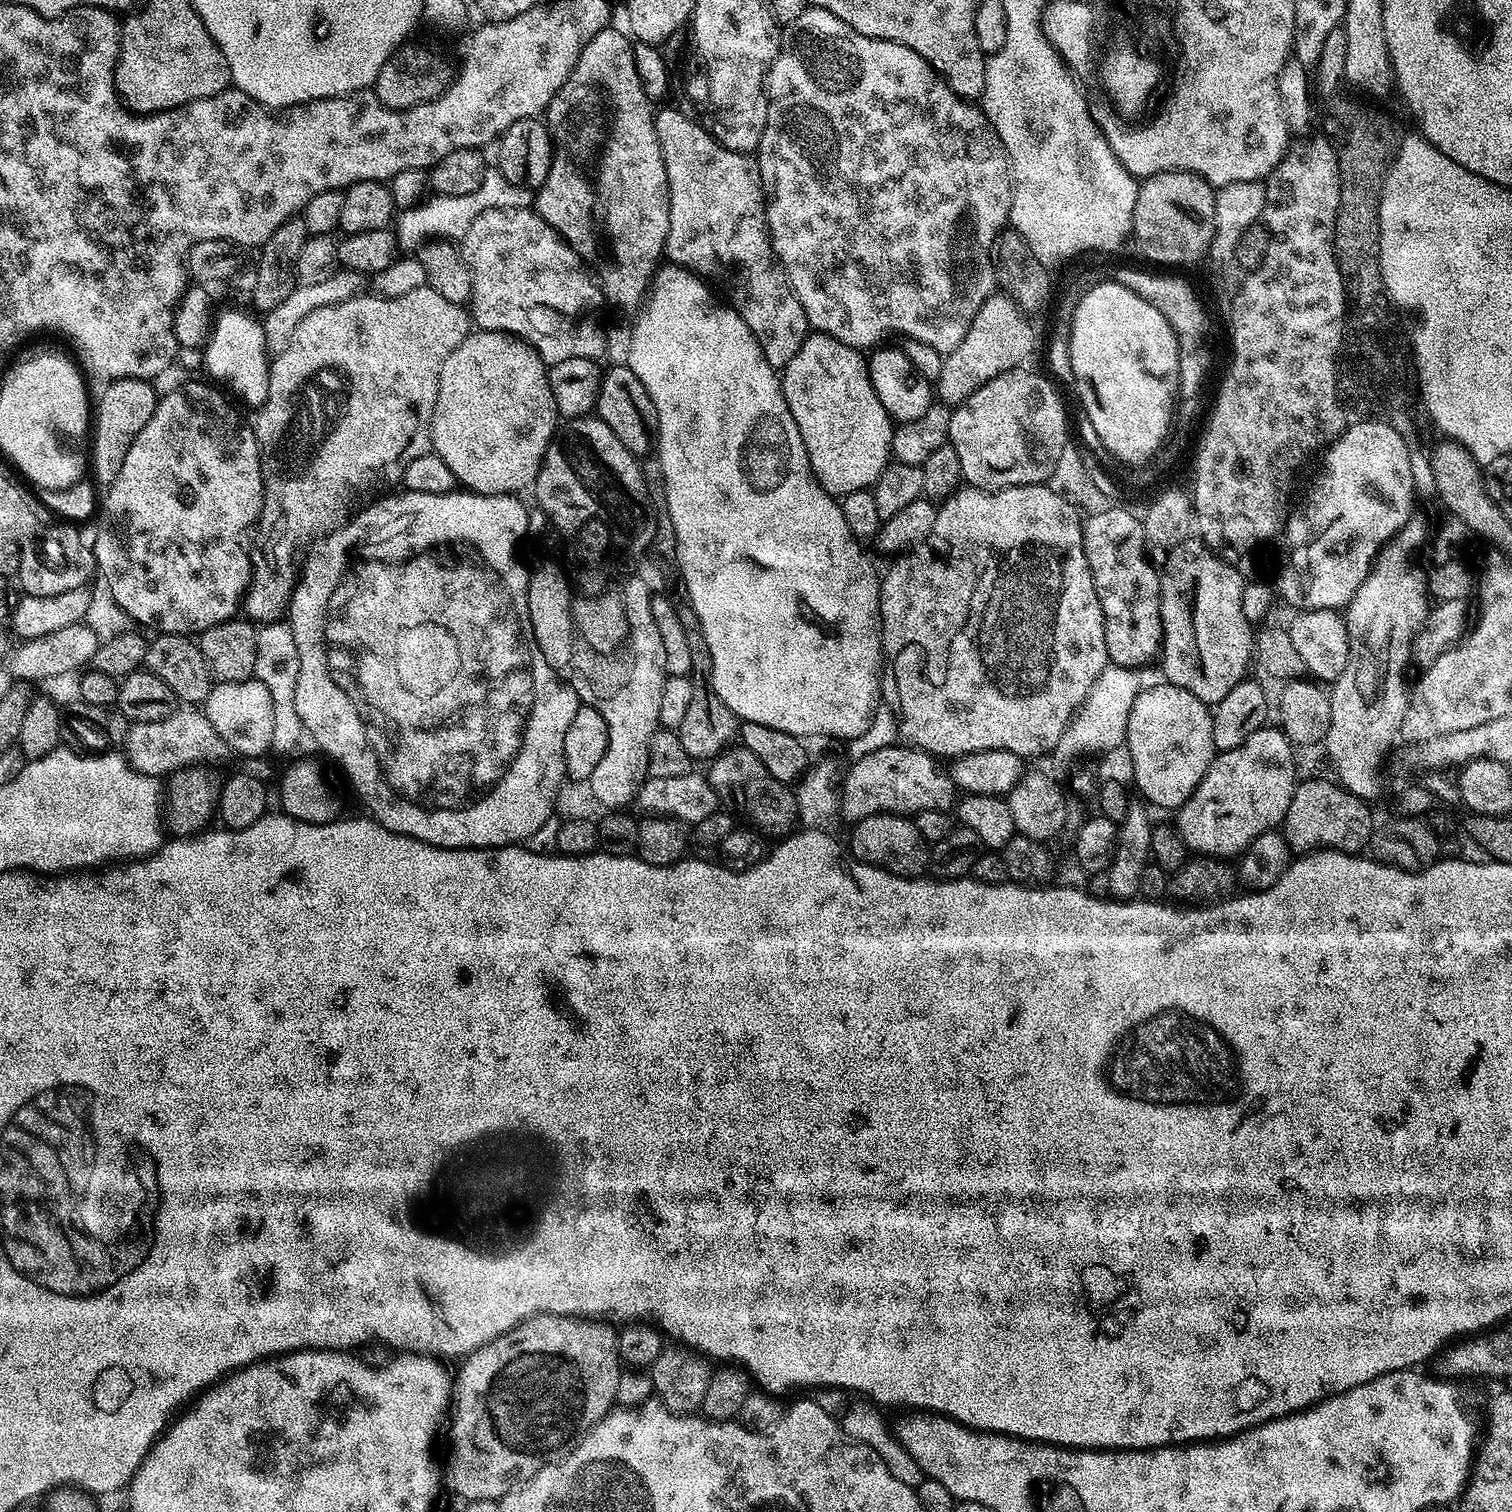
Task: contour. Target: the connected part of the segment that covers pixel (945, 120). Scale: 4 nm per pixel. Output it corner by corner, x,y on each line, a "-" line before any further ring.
811,6
804,11
802,18
794,18
794,22
790,22
783,29
780,38
780,49
774,58
772,68
768,71
766,91
768,93
768,113
766,114
766,130
762,134
762,142
758,149
758,163
766,197
768,235
772,241
772,251
775,252
777,261
784,270
784,275
788,277
788,285
791,286
792,293
796,295
798,302
802,302
802,310
806,310
806,318
809,325
817,332
824,332
828,336
833,336
842,342
846,342
852,348
861,350
868,350
873,347
873,324
880,332
901,332
901,337
917,340
918,342
926,342
926,346
934,346
934,350
939,352
945,354
953,352
958,346
958,342
962,342
962,338
966,338
966,330
970,330
970,322
974,322
974,314
978,314
982,302
986,302
986,298
993,295
994,289
997,287
994,249
998,234
1009,223
1008,215
1012,205
1012,167
998,134
992,129
991,122
984,117
983,111
979,107
961,100
959,96
955,96
948,88
948,84
932,71
931,66
926,62
926,58
922,58
922,54
918,54
898,42
879,40
878,38
870,38
866,34
858,34
858,30
854,30
849,24
842,22
842,18
838,18
821,8
813,8

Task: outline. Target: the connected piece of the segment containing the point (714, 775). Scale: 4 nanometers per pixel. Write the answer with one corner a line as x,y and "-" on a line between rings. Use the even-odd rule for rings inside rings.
728,746
711,758
707,765
709,768
706,769
710,786
721,798
727,797
727,792
732,791
733,802
738,807
744,808
745,814
753,820
749,821
761,833
791,833
798,824
795,791
787,783
774,778
773,774
766,770
766,766
751,753
750,749
743,746
734,747

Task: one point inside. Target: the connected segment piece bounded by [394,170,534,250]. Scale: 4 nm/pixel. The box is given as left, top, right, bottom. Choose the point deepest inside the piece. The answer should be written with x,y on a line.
446,218

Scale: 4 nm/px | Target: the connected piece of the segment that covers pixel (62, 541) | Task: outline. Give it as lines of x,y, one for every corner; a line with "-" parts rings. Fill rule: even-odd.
56,522
53,528
43,529
42,534
37,535
22,550
18,581
24,587
23,591
29,596
53,596
54,594
66,594
66,590
78,590
85,587
88,579
97,571
96,558
92,555
89,541
84,541
84,536
79,532
77,525
72,522

